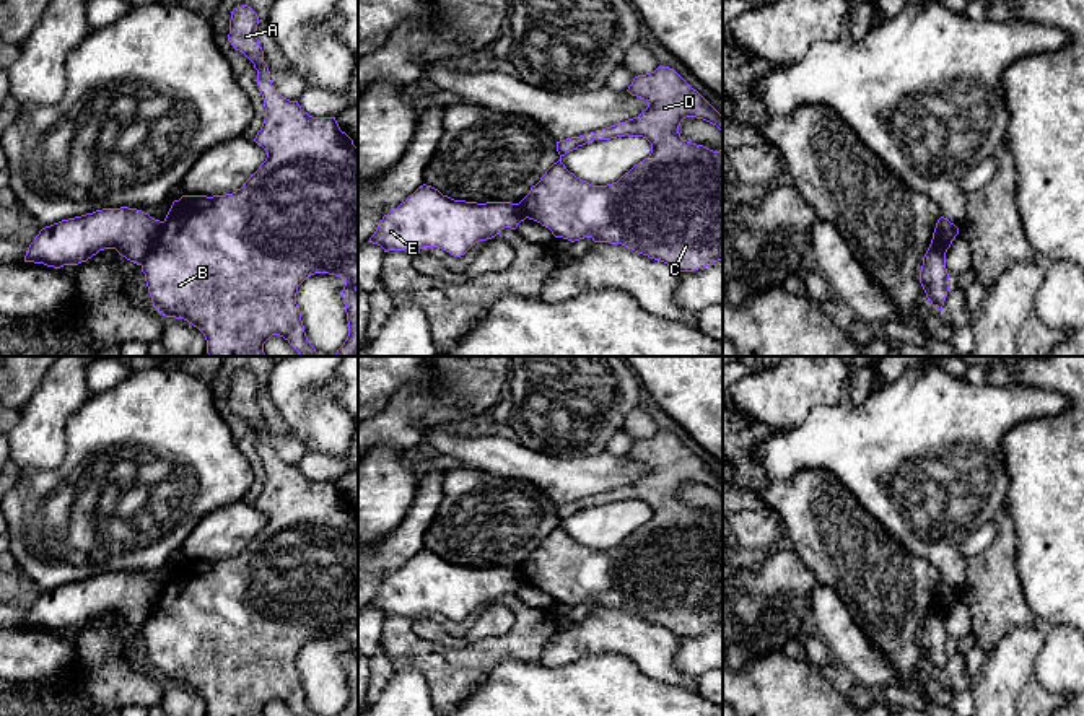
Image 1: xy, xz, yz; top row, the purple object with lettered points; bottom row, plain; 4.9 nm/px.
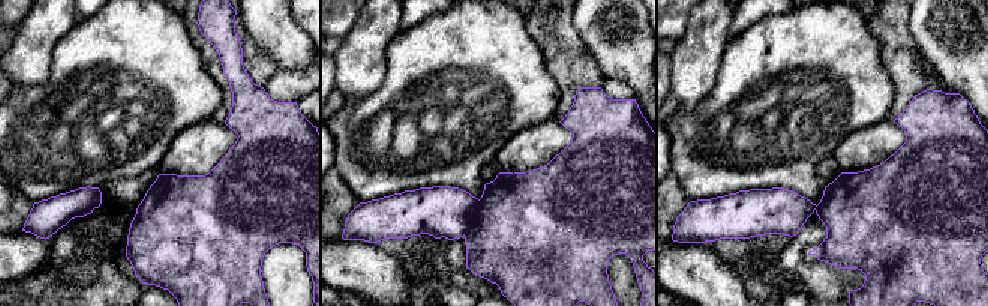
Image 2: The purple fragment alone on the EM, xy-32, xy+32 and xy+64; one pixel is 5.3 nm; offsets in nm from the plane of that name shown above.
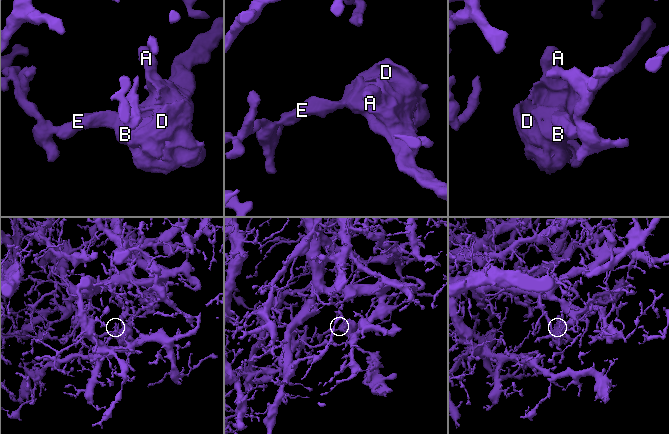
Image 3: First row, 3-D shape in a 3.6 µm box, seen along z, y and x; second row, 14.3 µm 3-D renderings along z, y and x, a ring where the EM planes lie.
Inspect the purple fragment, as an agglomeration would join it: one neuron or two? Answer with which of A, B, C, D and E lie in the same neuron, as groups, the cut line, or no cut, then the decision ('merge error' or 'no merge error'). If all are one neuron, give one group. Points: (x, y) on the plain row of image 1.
A B C D / E; cut in xy along (163, 586), (157, 606), (142, 630); merge error

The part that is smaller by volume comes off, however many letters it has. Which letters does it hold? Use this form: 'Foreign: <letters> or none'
Foreign: A, B, C, D

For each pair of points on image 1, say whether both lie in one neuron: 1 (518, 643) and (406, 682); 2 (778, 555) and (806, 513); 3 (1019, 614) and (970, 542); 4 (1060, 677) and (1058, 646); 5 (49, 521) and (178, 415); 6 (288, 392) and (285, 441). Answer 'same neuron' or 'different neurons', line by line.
1: different neurons
2: different neurons
3: different neurons
4: same neuron
5: same neuron
6: different neurons

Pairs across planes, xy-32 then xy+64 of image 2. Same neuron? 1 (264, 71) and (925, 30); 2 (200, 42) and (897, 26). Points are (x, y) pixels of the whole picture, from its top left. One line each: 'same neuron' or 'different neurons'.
1: different neurons
2: same neuron

